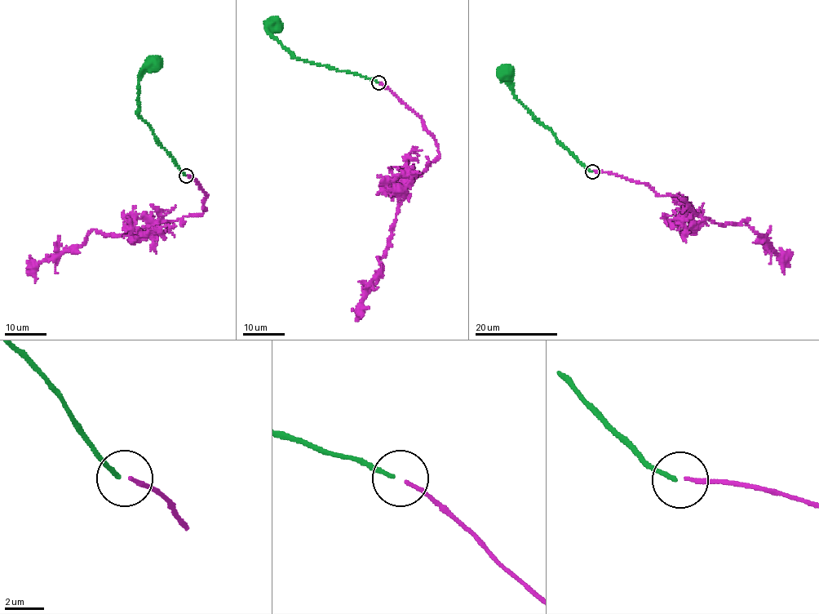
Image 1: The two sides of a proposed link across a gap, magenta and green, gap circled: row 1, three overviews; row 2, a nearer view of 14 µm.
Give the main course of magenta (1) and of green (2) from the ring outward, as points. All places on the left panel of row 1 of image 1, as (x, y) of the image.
1: (188, 175), (207, 195), (203, 214), (123, 234), (104, 235), (92, 229), (82, 245), (46, 259), (27, 274)
2: (185, 175), (139, 113), (139, 80), (140, 75), (154, 64)

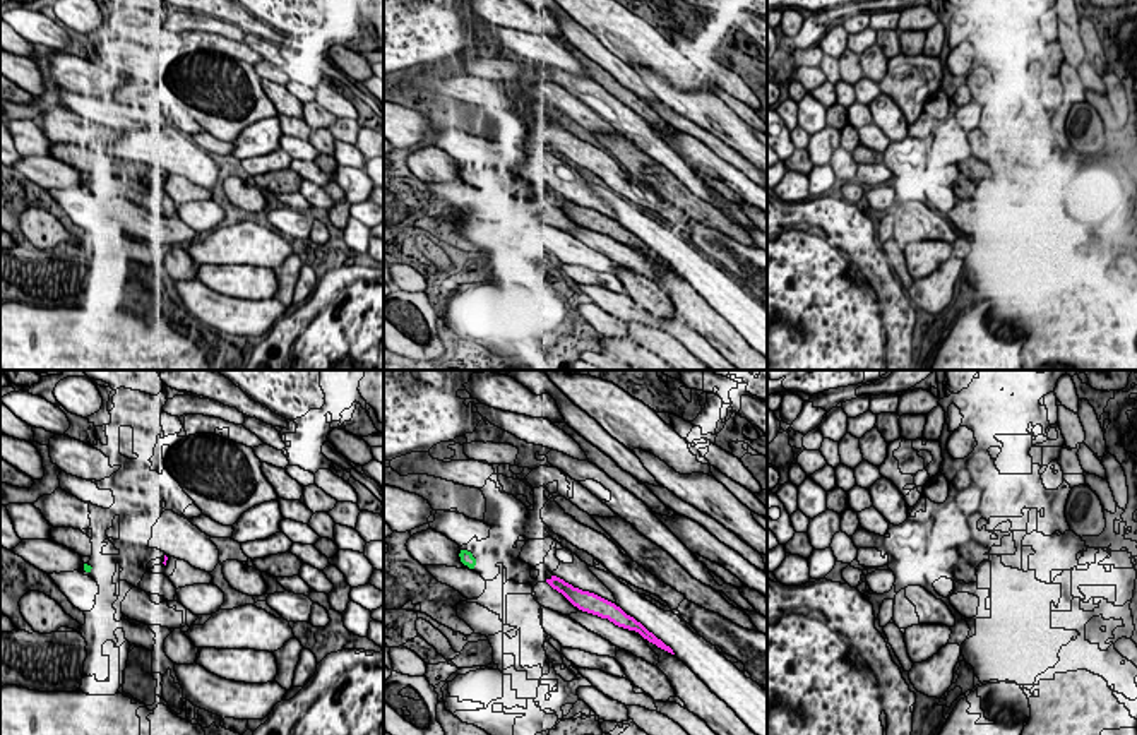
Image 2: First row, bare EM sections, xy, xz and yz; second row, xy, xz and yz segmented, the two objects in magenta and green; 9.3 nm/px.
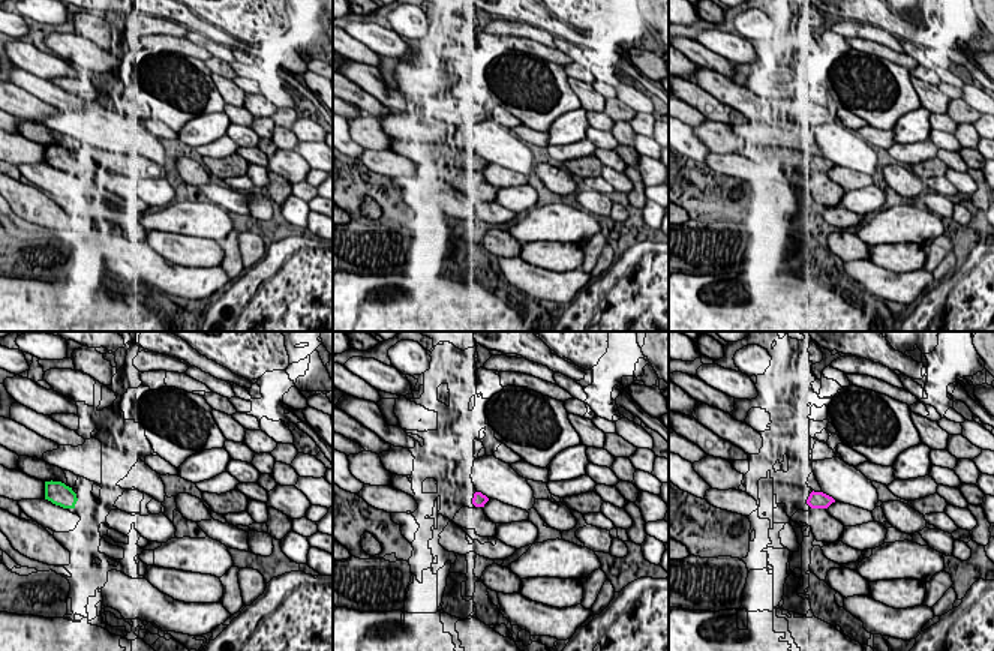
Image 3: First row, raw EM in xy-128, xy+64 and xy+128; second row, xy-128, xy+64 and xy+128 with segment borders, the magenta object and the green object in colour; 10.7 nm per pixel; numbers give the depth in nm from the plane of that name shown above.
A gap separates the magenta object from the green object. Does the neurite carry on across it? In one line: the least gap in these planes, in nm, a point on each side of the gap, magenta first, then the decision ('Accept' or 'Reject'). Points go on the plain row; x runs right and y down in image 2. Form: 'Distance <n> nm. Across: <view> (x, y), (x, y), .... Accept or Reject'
Distance 700 nm. Across: xz (547, 196), (475, 180). Reject

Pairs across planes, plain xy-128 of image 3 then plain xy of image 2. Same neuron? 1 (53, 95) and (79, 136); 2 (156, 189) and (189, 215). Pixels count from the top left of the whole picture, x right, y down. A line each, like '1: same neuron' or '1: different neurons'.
1: different neurons
2: same neuron

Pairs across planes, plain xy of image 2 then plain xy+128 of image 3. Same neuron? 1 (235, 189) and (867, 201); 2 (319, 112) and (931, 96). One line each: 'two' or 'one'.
1: two
2: two

